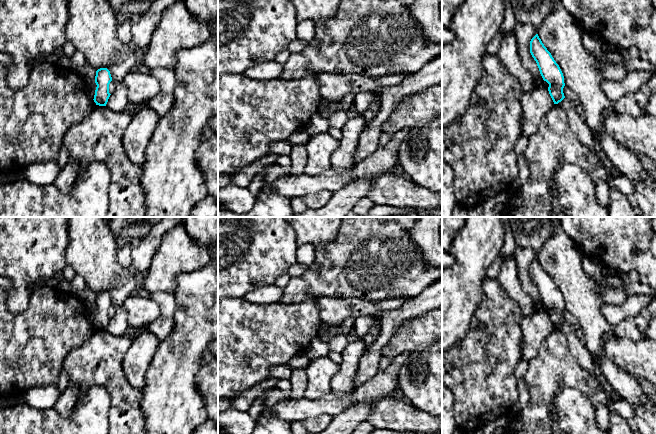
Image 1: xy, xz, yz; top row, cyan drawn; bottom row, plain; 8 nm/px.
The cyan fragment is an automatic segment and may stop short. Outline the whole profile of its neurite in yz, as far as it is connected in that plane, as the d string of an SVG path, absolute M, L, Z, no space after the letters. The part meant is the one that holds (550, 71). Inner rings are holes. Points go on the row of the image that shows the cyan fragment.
M538 34L530 41L530 53L537 63L543 80L549 84L548 91L554 104L558 104L565 98L563 93L565 86L564 76L559 65L544 46Z

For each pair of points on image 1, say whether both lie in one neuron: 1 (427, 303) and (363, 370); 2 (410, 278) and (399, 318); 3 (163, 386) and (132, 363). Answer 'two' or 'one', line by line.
1: one
2: two
3: two

